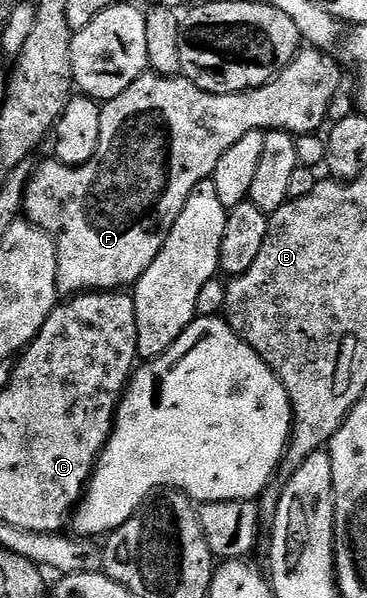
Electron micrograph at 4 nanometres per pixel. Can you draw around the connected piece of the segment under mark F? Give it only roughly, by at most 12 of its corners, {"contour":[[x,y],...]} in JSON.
{"contour":[[303,49],[232,95],[148,73],[97,153],[34,170],[57,289],[130,288],[245,133],[318,132],[344,82]]}

